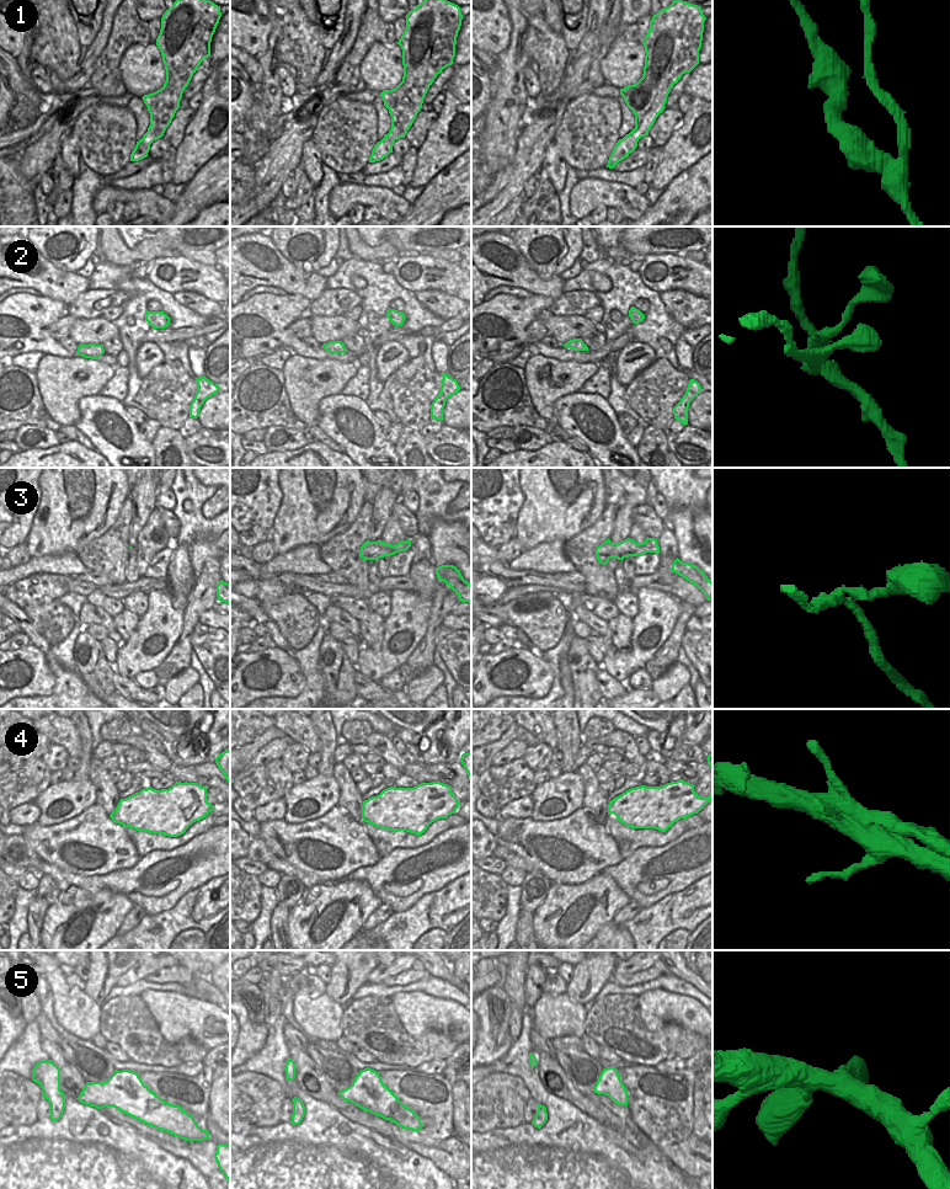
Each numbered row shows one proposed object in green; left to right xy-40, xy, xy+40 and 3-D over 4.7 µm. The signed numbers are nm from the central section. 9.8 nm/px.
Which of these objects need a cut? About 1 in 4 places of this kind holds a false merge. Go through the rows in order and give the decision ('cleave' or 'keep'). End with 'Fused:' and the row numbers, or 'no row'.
1: keep
2: keep
3: keep
4: cleave
5: keep
Fused: 4

